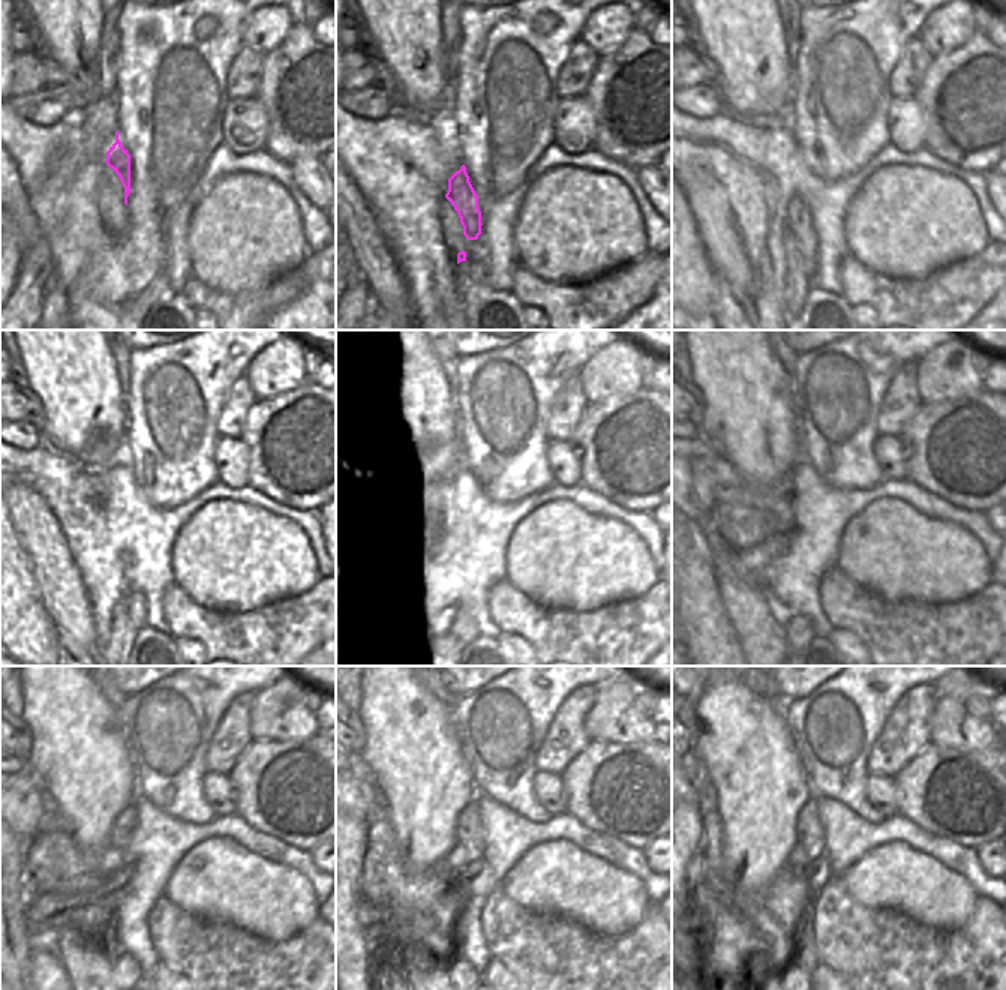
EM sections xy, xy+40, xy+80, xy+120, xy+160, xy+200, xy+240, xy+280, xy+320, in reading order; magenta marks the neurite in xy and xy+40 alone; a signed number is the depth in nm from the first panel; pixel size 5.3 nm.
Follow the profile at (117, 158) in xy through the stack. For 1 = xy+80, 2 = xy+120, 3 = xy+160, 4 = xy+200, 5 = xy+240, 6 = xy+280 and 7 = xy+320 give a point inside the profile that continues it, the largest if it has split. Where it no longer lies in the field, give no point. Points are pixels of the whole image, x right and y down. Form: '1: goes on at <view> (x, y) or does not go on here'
1: goes on at xy+80 (798, 219)
2: goes on at xy+120 (137, 603)
3: goes on at xy+160 (467, 630)
4: goes on at xy+200 (798, 632)
5: goes on at xy+240 (126, 971)
6: goes on at xy+280 (461, 971)
7: goes on at xy+320 (795, 971)

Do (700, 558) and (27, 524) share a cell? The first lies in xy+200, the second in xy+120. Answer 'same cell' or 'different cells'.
different cells

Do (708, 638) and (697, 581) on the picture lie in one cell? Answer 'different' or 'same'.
same

